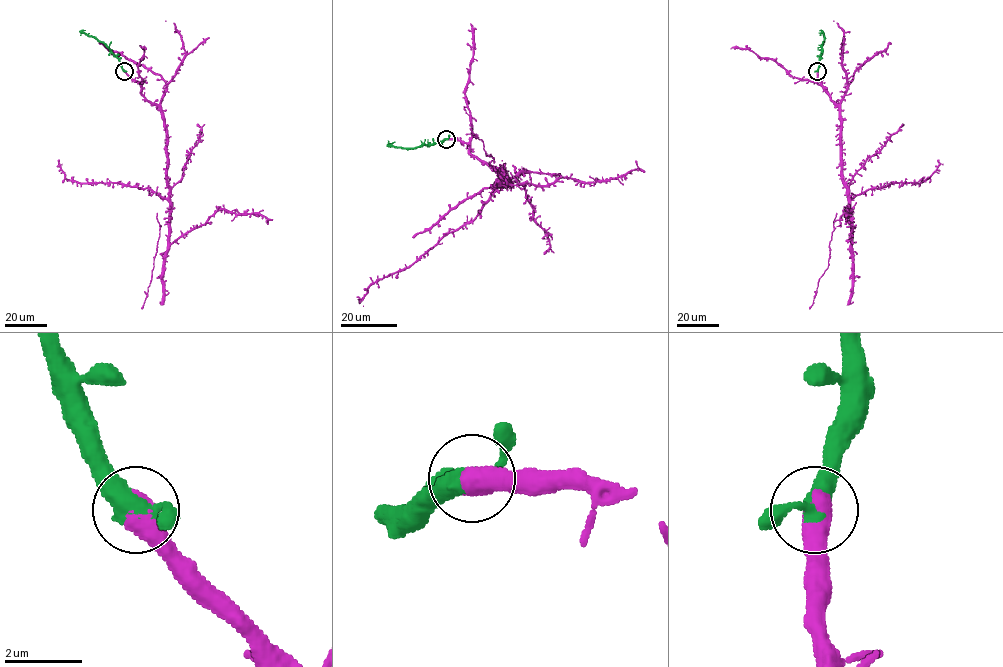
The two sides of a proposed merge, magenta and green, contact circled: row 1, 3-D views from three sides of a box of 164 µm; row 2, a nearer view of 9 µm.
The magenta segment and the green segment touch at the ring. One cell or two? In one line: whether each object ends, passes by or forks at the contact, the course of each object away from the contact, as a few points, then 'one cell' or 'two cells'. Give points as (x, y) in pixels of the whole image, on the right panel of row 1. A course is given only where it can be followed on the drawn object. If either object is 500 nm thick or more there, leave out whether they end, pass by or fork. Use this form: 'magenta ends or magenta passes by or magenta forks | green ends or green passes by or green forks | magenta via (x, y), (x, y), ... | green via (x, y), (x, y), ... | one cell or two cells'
magenta via (817, 70), (819, 81), (837, 106), (840, 119), (851, 243), (852, 227), (846, 217), (850, 211), (833, 222) | green via (817, 70), (824, 41), (819, 30) | one cell

